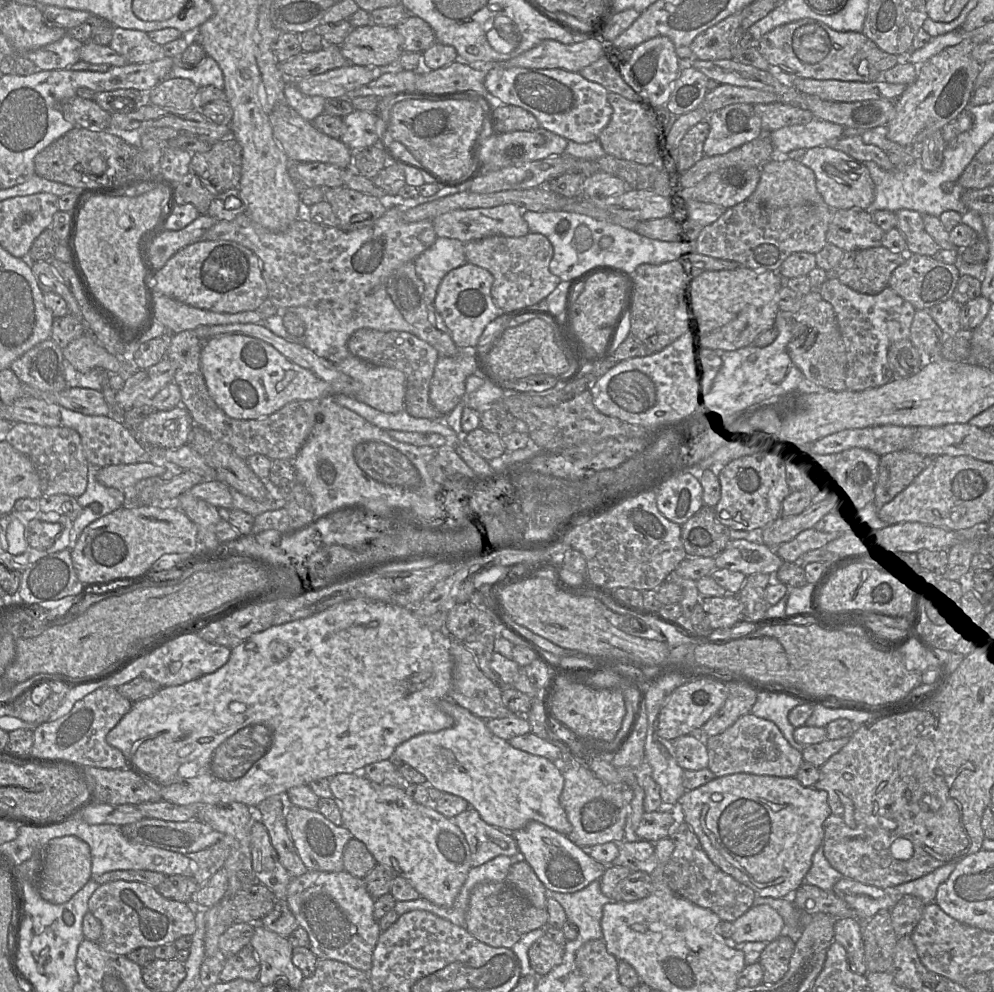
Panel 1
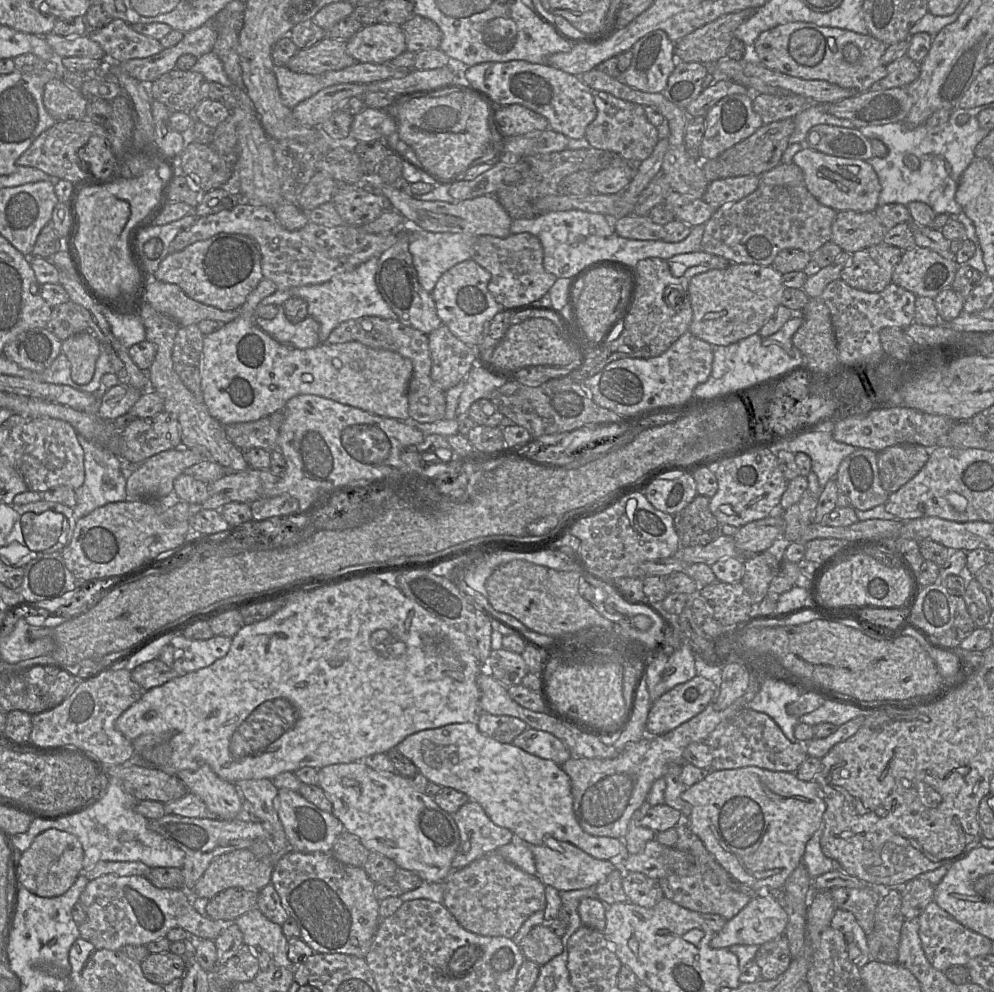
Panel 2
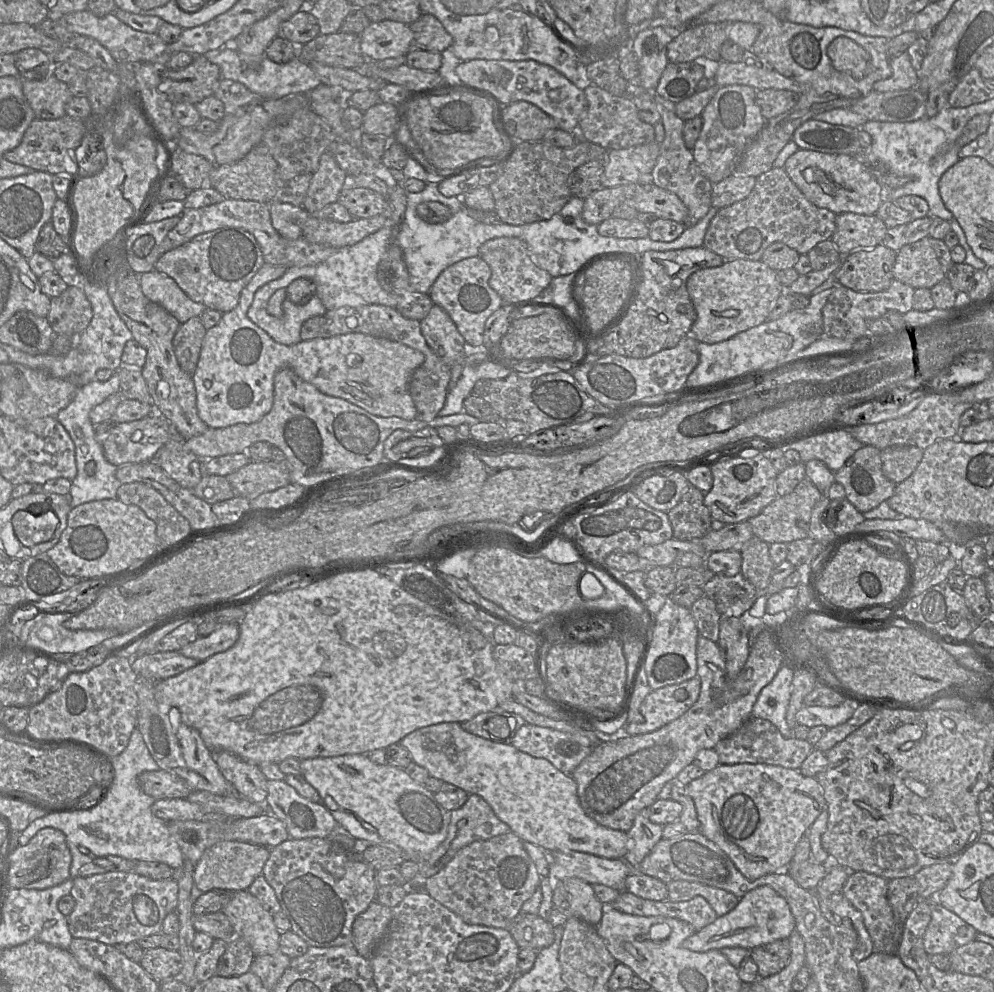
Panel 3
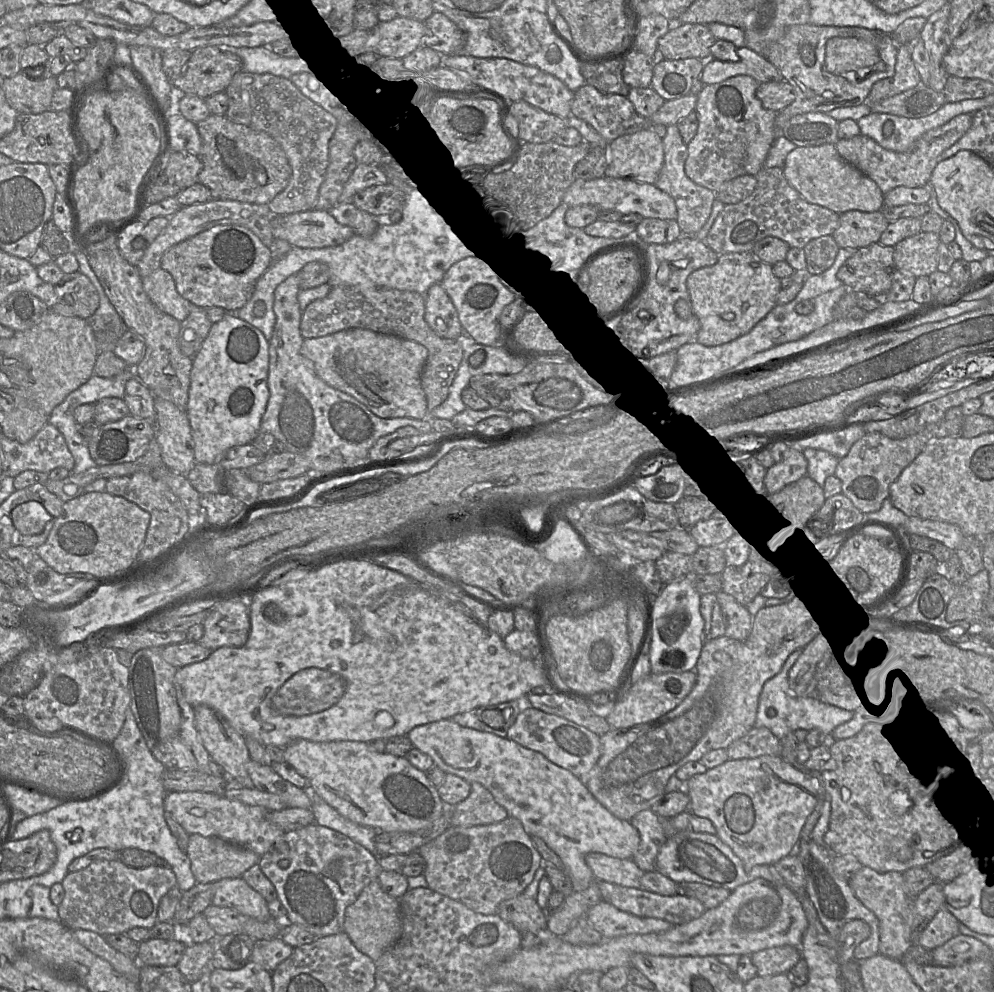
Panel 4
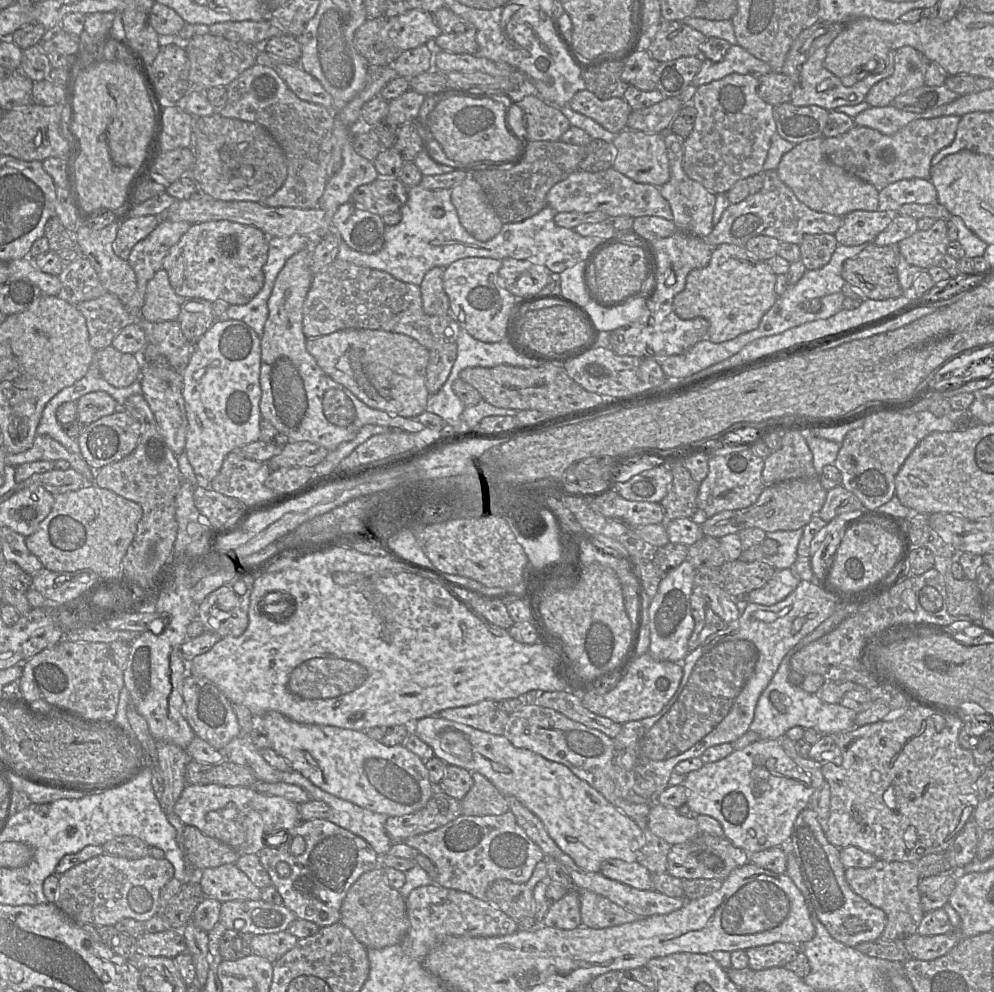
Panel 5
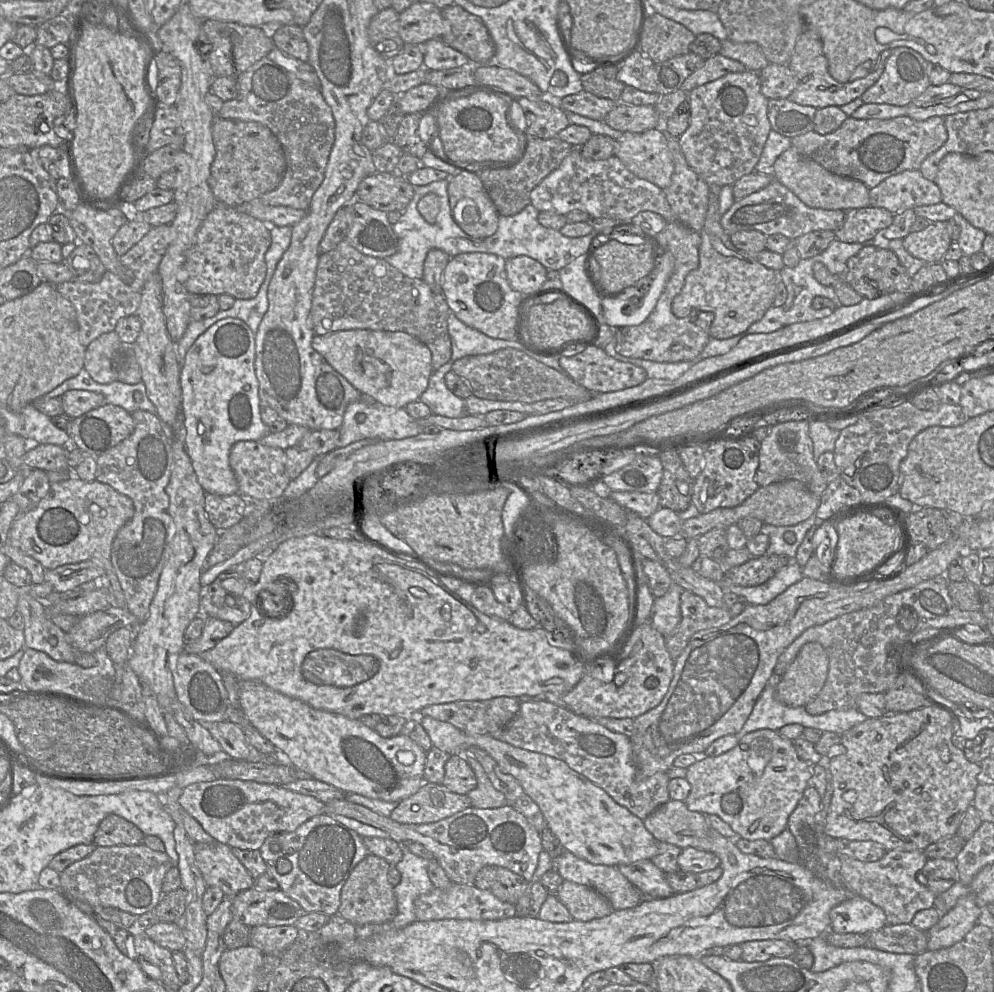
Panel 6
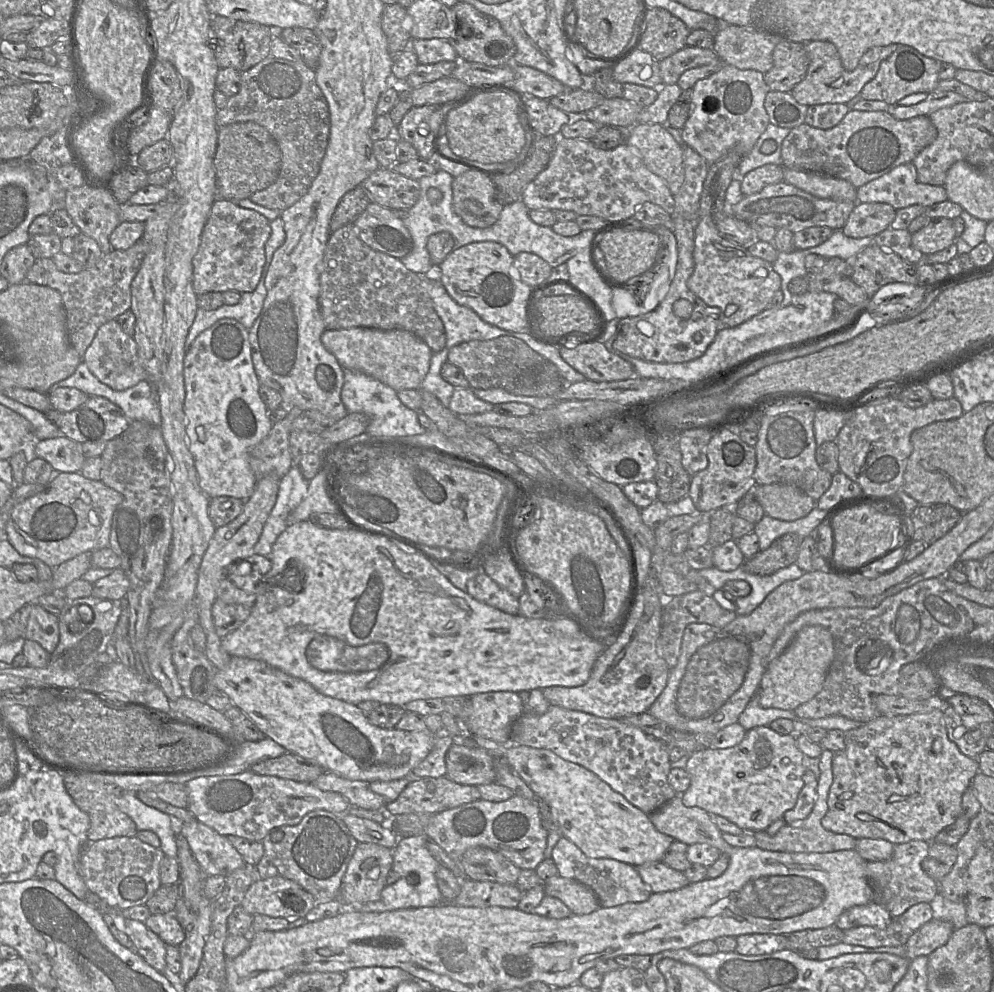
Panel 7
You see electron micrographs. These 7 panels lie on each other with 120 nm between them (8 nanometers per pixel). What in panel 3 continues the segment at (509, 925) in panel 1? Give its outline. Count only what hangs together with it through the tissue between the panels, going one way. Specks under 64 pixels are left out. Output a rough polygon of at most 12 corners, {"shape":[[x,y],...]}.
{"shape":[[512,831],[461,848],[425,891],[507,929],[542,877]]}

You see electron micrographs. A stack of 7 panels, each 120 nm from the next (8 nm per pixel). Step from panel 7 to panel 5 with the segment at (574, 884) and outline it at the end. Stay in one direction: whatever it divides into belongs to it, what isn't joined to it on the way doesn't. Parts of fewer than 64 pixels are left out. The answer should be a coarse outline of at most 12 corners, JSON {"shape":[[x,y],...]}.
{"shape":[[577,889],[581,925],[601,929],[640,917],[608,898]]}

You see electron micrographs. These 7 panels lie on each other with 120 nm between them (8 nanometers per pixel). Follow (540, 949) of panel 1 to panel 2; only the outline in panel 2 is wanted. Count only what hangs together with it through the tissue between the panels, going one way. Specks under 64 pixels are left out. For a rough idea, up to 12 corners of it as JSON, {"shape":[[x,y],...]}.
{"shape":[[545,924],[534,926],[519,947],[539,966],[563,951]]}

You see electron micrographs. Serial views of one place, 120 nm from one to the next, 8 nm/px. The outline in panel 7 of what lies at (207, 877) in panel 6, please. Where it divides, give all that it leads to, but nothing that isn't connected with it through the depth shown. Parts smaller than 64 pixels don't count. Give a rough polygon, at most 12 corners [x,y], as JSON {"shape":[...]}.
{"shape":[[197,819],[181,823],[206,877],[245,864],[226,836]]}

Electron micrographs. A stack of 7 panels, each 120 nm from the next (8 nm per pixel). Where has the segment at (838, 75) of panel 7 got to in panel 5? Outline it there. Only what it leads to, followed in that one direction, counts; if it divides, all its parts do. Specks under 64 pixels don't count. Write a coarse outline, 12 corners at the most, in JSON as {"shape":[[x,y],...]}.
{"shape":[[817,22],[792,44],[781,72],[794,82],[790,103],[833,111],[862,103],[892,75],[879,74],[852,86],[824,67],[845,24]]}

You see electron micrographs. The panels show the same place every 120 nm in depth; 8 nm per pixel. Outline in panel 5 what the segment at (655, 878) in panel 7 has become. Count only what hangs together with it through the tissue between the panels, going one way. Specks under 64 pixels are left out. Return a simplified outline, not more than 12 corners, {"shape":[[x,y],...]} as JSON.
{"shape":[[605,860],[600,873],[640,890],[653,889],[642,864]]}

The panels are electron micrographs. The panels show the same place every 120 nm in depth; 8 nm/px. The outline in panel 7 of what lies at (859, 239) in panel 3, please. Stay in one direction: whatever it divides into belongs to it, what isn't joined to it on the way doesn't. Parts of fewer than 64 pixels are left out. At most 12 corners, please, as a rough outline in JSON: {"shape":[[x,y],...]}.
{"shape":[[857,202],[842,231],[852,238],[890,227],[896,209]]}

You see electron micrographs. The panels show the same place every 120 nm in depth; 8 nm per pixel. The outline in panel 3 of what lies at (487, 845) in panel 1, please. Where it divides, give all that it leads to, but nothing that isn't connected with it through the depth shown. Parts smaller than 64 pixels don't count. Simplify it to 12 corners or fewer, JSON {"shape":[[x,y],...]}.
{"shape":[[470,794],[450,811],[445,840],[421,862],[408,889],[424,887],[461,848],[511,831]]}

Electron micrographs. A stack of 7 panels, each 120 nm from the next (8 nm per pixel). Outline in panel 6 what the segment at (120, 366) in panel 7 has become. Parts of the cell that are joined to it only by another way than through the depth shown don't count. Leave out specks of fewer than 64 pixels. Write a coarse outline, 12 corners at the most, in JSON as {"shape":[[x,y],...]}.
{"shape":[[115,330],[86,347],[84,368],[95,382],[117,380],[124,347]]}

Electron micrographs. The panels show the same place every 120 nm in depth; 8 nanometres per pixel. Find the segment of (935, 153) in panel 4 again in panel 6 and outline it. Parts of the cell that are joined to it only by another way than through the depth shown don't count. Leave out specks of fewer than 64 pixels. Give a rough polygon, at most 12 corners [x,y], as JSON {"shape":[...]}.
{"shape":[[849,116],[792,138],[803,157],[871,189],[919,170],[943,117]]}

